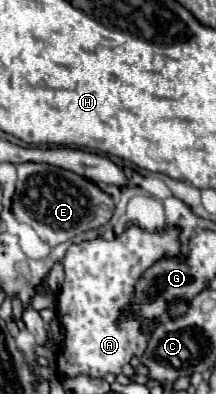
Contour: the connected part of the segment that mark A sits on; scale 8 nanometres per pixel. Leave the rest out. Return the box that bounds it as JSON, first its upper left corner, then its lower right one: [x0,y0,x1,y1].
[58,225,180,375]

